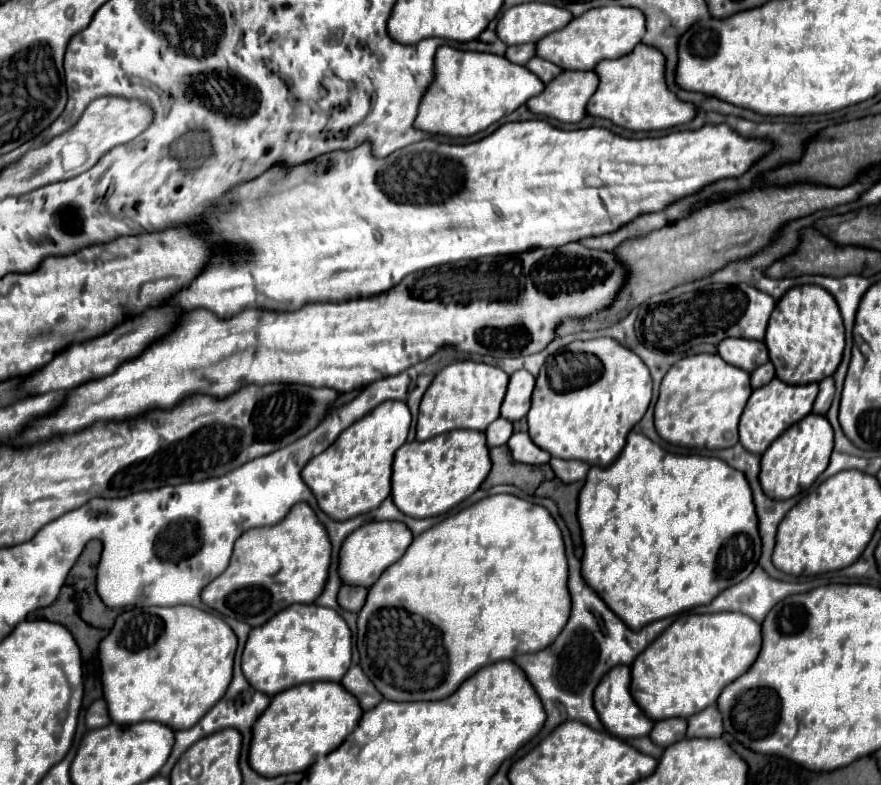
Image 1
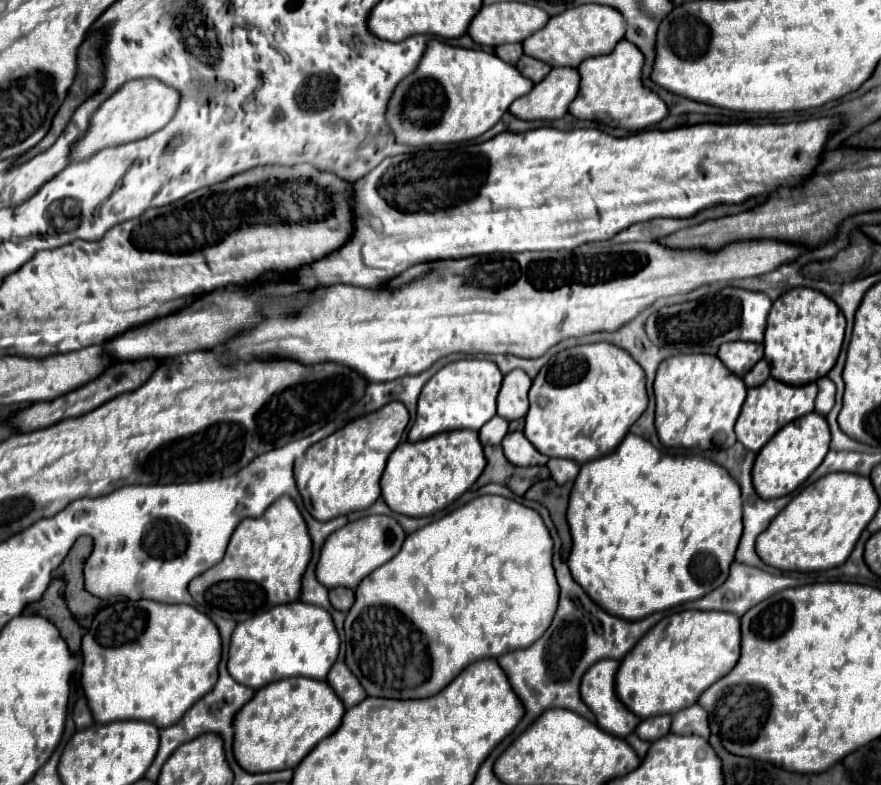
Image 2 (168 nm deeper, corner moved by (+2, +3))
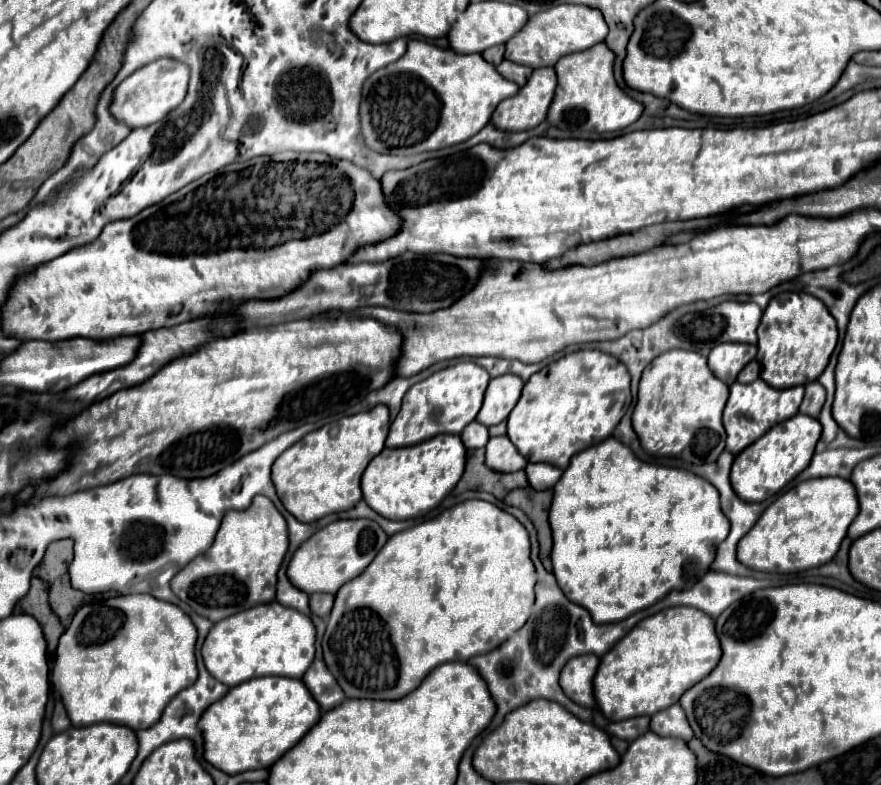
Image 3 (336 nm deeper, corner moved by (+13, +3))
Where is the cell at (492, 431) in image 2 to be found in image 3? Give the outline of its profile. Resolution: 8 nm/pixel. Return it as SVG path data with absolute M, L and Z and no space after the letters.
M477 421L469 423L463 431L461 431L461 441L467 449L477 449L477 447L485 447L489 441L489 431L485 425L479 425Z

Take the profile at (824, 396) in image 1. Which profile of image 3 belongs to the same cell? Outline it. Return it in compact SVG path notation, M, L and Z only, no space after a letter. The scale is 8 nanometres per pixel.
M817 381L805 385L805 397L799 407L799 413L809 415L809 417L819 417L819 411L825 403L825 387Z

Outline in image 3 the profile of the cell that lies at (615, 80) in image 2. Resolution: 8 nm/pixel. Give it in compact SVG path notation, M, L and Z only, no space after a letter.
M597 43L593 49L563 57L553 67L557 73L557 89L551 101L547 121L559 129L581 131L619 131L639 119L643 105L625 95L613 81L613 53L605 43Z

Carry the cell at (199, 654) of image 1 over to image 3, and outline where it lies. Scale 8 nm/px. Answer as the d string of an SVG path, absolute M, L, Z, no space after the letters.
M119 595L83 605L59 639L51 673L53 687L61 695L71 725L87 727L93 723L117 723L131 727L133 731L155 725L165 705L197 679L195 641L197 629L193 621L177 605L155 599L153 595Z

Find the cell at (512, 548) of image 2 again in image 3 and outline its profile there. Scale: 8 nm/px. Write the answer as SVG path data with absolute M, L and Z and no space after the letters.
M479 499L459 503L453 509L443 511L441 515L437 515L431 521L423 521L415 527L409 527L401 533L391 535L389 541L385 543L385 549L381 549L381 553L377 553L377 557L373 559L373 565L369 565L369 569L365 569L365 573L361 573L361 577L347 581L337 591L335 605L333 605L329 621L327 621L327 629L325 629L325 637L323 637L323 649L325 649L323 659L329 667L329 671L333 673L333 677L337 679L337 683L341 685L341 689L345 691L345 697L401 699L407 693L415 691L421 685L421 681L441 663L467 661L479 653L485 653L485 651L501 645L501 641L505 641L511 631L519 629L531 615L531 607L535 601L533 587L535 587L537 577L535 577L535 567L529 559L529 553L531 553L531 543L529 543L529 535L527 535L525 527L513 515L501 511L493 503L479 501Z

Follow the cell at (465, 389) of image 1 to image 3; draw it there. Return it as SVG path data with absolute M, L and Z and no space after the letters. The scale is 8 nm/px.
M457 363L419 381L409 389L409 393L405 393L401 411L391 423L391 431L385 441L385 447L417 445L441 433L459 435L463 427L477 417L487 383L489 383L489 373L475 363Z

